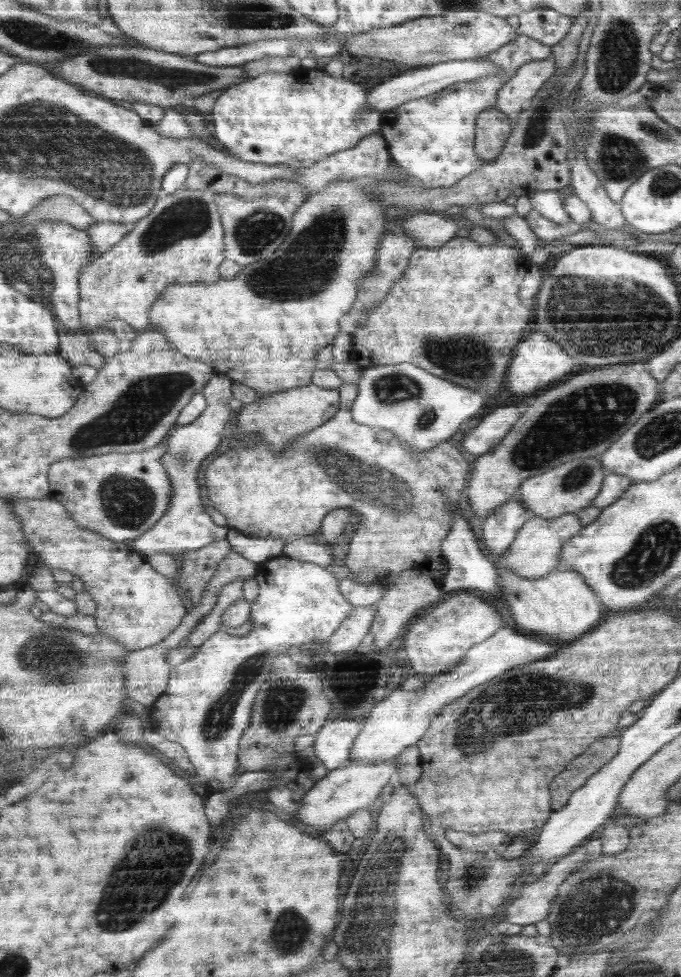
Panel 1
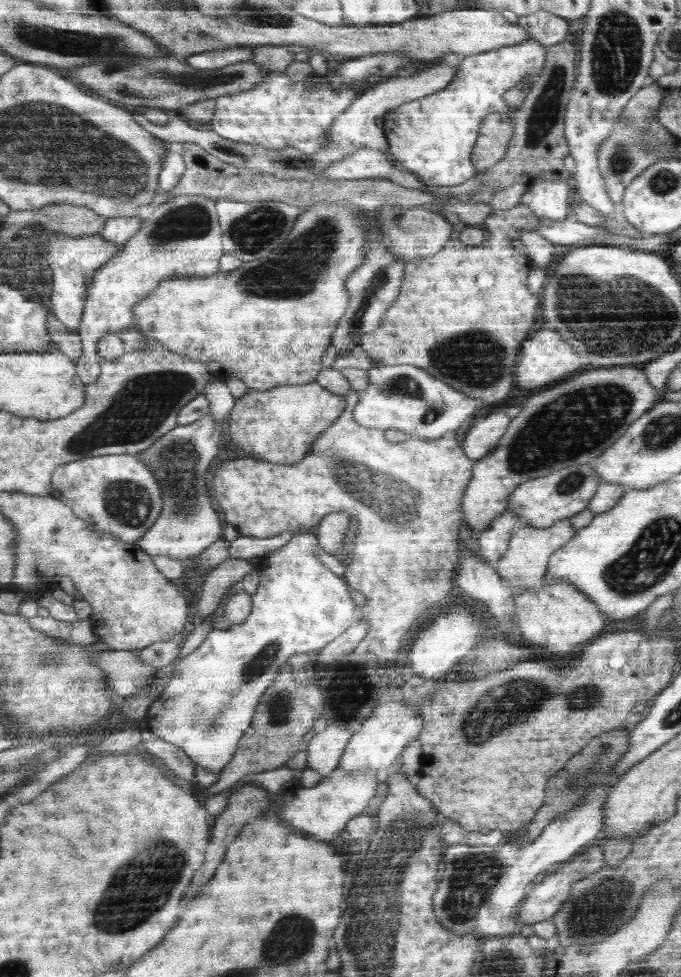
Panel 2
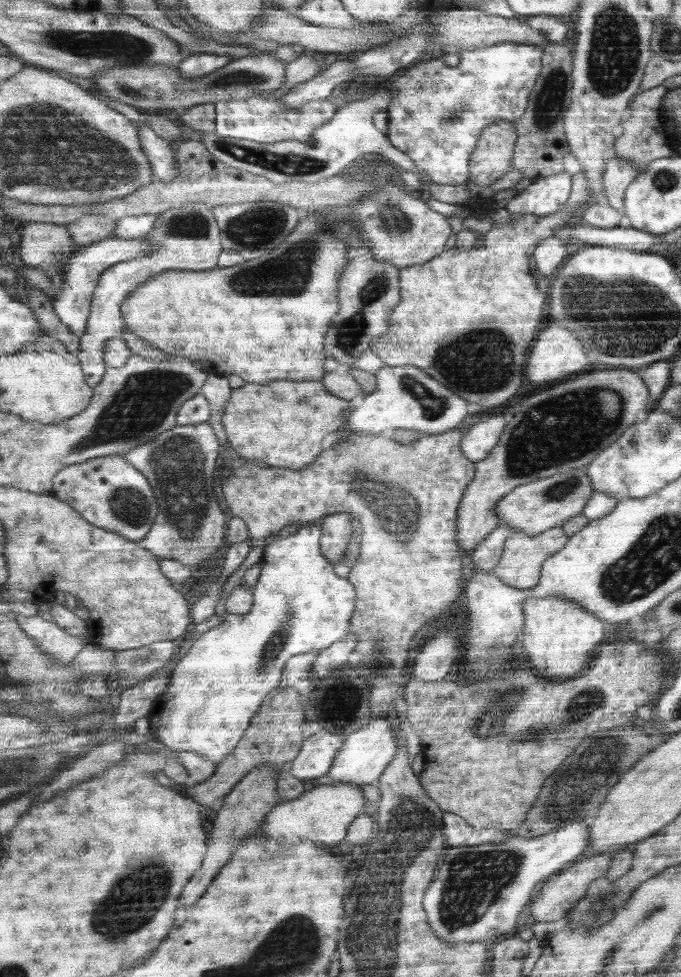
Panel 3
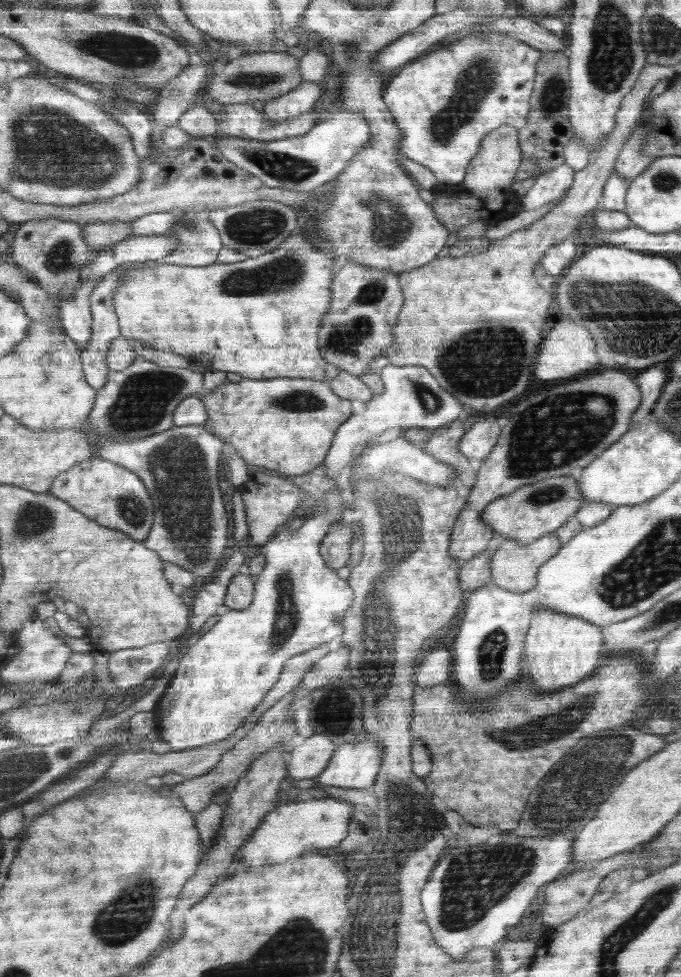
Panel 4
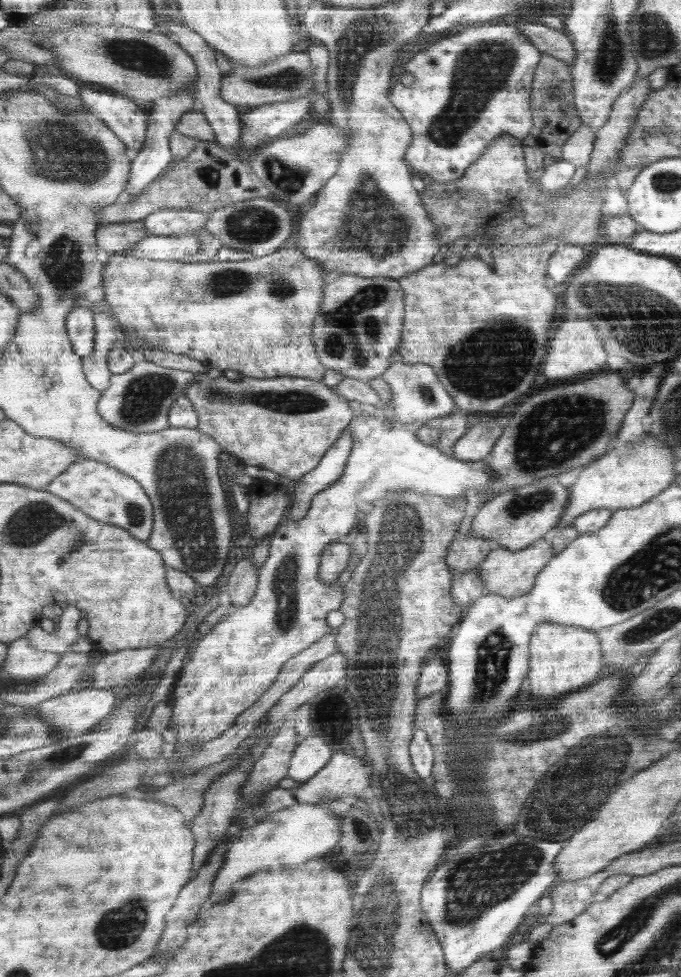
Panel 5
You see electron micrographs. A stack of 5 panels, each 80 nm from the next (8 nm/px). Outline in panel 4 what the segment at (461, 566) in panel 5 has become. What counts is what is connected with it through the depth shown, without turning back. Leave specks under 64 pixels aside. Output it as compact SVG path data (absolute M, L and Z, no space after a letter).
M606 370L584 380L556 386L520 402L514 408L514 416L506 420L497 446L483 460L477 472L478 480L467 497L466 508L455 522L450 553L467 563L487 549L494 530L483 522L482 512L492 501L514 493L520 487L568 475L574 468L583 469L615 445L632 426L632 416L642 404L640 386L632 381L634 375Z

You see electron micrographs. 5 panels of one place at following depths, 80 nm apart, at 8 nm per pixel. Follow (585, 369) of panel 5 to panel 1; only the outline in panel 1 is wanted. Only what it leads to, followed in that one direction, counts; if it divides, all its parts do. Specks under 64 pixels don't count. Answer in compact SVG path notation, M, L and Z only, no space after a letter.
M534 332L530 334L524 342L520 342L520 350L516 350L516 362L512 362L510 372L507 374L507 385L510 392L514 394L532 394L536 390L548 388L554 382L562 380L562 376L566 376L568 372L572 372L574 368L574 360L572 356L568 356L560 344L552 342L544 332Z

